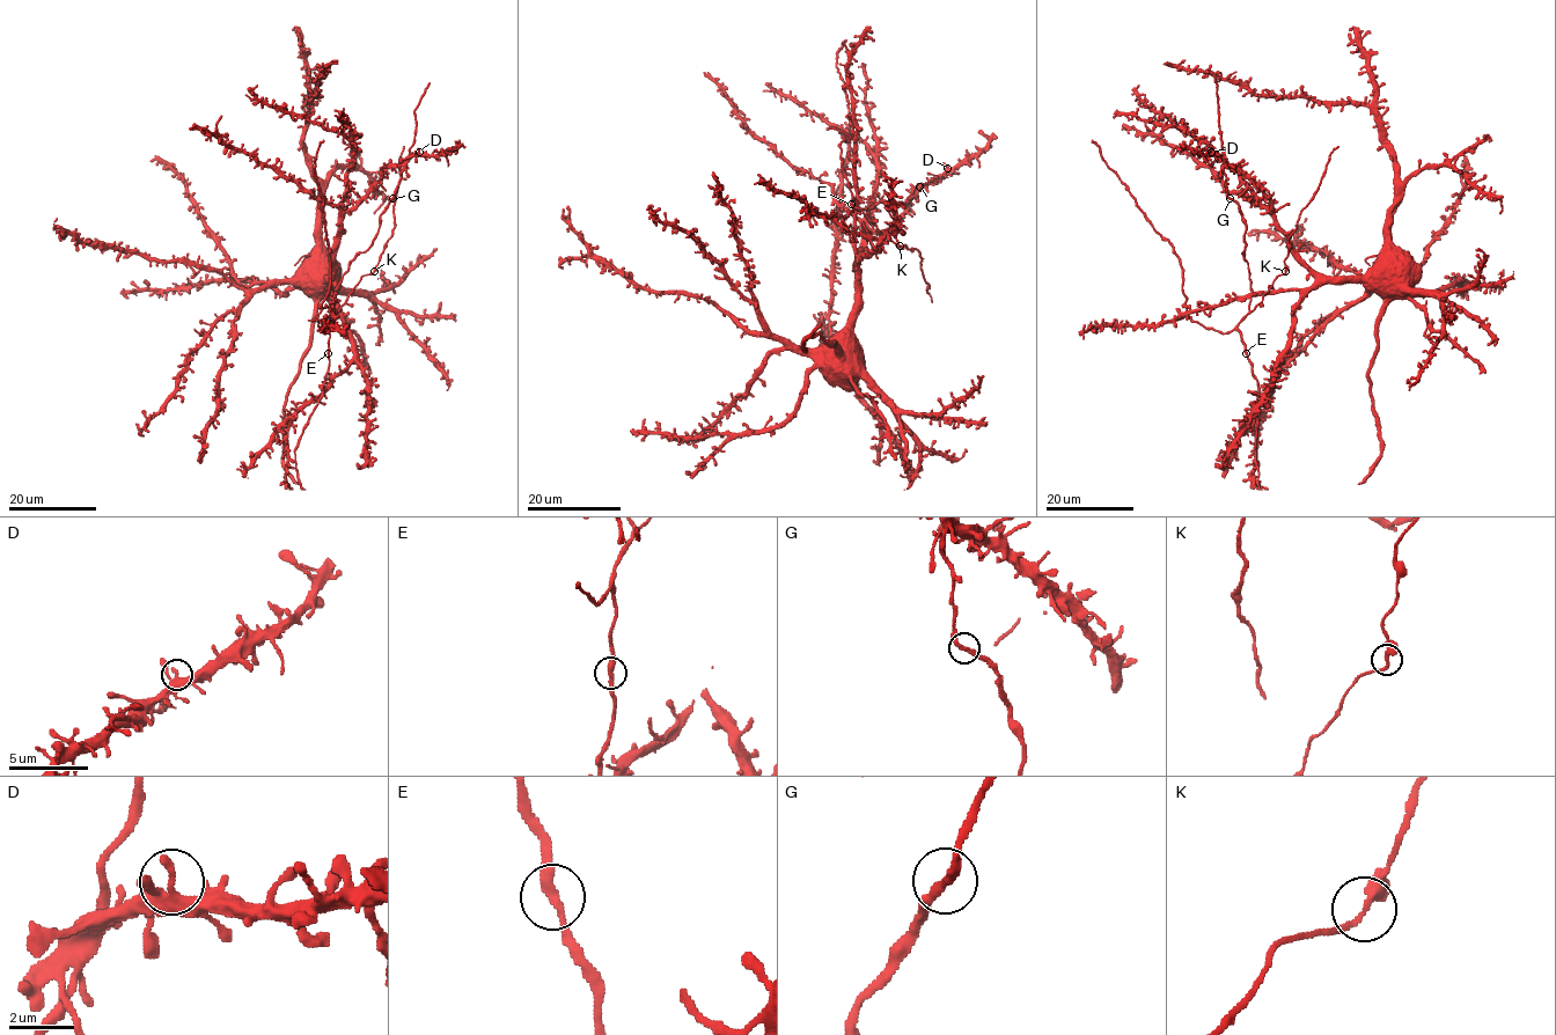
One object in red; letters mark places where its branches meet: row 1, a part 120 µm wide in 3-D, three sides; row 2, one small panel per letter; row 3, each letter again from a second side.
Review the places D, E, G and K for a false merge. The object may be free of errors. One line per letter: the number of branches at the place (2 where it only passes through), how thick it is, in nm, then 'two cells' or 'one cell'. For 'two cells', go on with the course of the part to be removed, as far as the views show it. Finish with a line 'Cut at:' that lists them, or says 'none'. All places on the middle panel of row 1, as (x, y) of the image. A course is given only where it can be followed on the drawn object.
D: 2 branches meet; 320 nm thick; one cell
E: 2 branches meet; 320 nm thick; one cell
G: 2 branches meet; 260 nm thick; one cell
K: 2 branches meet; 280 nm thick; one cell
Cut at: none

